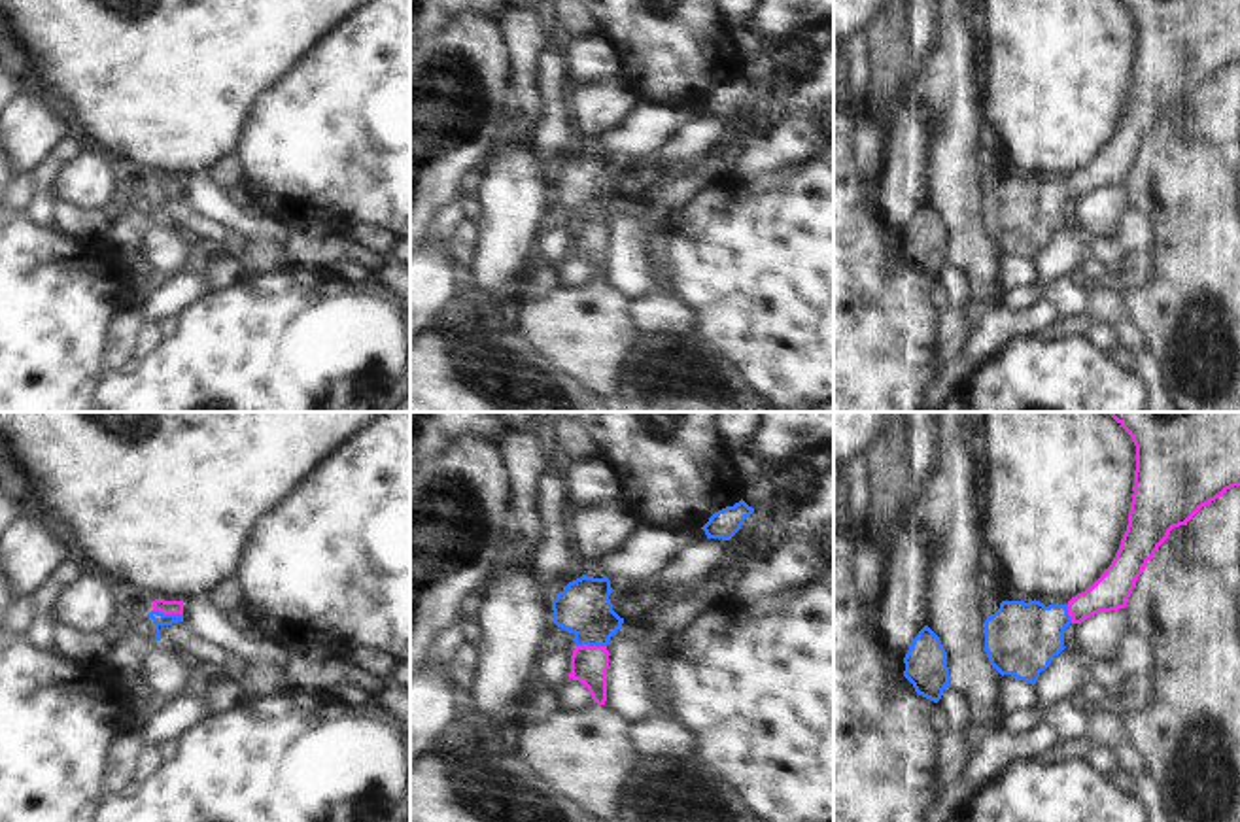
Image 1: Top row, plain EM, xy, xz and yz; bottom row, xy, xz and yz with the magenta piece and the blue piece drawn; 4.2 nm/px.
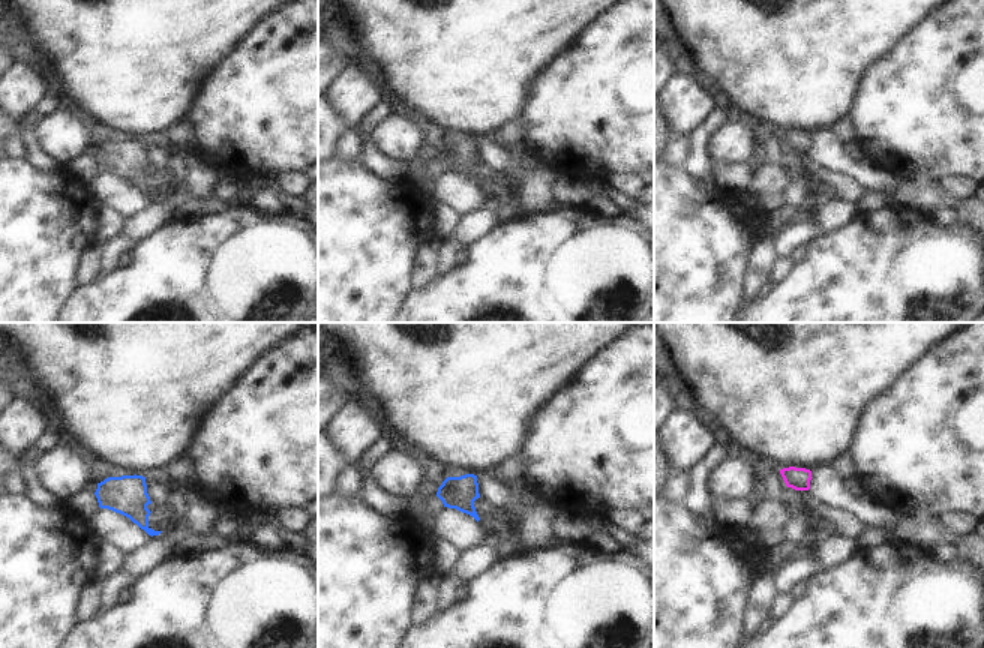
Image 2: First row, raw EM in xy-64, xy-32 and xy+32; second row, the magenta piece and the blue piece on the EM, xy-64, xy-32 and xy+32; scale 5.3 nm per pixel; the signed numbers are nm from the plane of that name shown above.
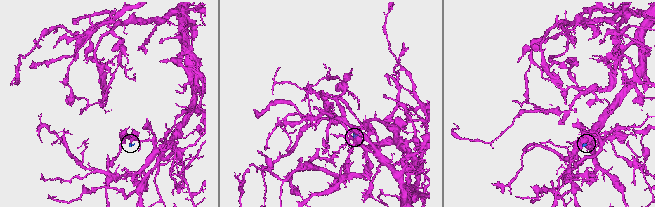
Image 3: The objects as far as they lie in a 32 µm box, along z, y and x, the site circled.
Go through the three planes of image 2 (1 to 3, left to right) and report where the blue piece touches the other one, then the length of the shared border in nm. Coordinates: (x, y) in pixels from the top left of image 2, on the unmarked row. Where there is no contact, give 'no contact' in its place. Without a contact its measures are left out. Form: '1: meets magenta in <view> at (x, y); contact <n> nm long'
1: no contact
2: no contact
3: no contact

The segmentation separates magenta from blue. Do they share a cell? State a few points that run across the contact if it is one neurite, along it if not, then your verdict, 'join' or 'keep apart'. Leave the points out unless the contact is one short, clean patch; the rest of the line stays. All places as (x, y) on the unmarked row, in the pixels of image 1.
xy (167, 184), (169, 189), (159, 195) | join

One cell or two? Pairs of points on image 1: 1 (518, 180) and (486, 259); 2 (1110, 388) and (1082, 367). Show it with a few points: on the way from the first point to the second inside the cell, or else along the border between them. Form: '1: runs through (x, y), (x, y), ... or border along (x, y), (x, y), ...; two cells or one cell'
1: runs through (511, 199), (503, 240); one cell
2: runs through (1102, 388), (1089, 375); one cell

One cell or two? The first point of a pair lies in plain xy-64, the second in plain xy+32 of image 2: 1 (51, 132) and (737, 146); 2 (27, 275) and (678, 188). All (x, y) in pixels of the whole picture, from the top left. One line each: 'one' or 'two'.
1: one
2: one

